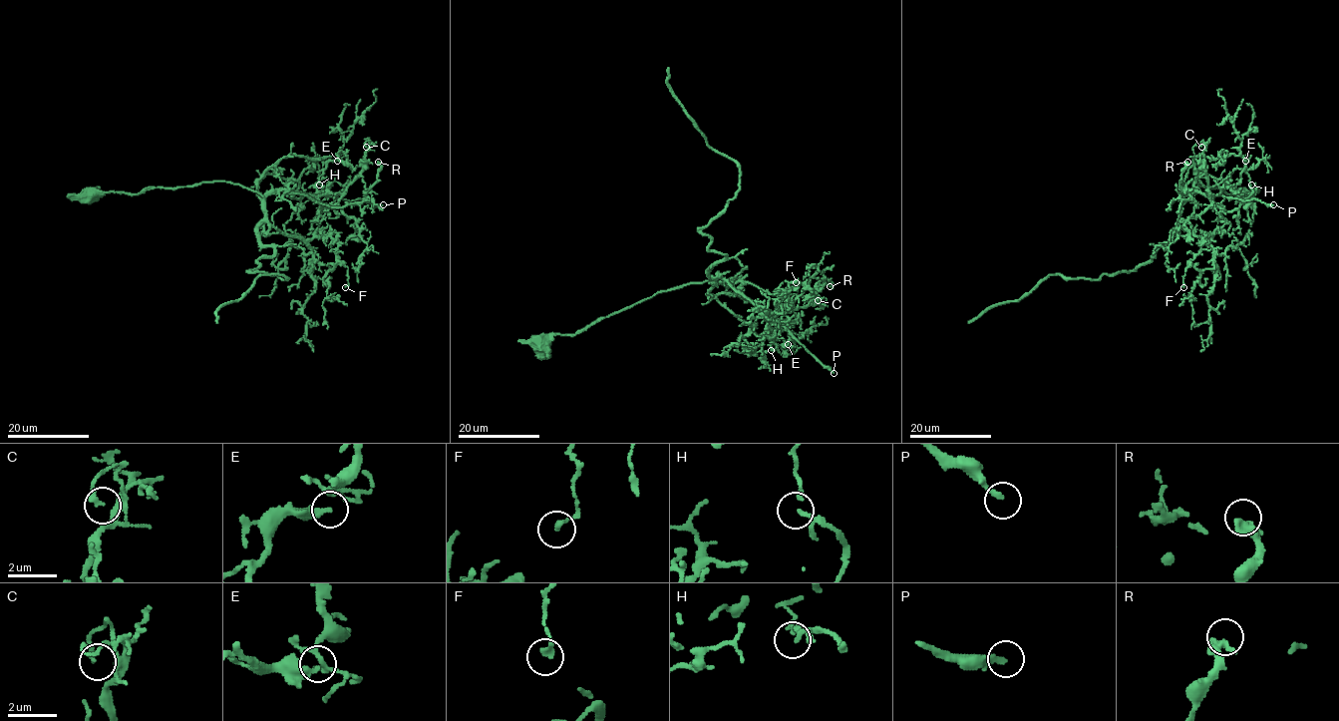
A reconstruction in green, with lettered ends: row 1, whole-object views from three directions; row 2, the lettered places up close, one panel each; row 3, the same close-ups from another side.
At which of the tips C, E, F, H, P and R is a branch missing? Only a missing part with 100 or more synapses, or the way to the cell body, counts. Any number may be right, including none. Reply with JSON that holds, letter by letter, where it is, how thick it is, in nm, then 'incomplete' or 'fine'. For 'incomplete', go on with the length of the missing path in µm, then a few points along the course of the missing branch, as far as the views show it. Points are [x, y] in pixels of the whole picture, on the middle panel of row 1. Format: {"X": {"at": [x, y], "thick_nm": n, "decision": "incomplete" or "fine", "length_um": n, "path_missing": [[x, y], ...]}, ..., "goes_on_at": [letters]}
{"C": {"at": [818, 300], "thick_nm": 190, "decision": "fine"}, "E": {"at": [788, 344], "thick_nm": 190, "decision": "fine"}, "F": {"at": [796, 282], "thick_nm": 200, "decision": "fine"}, "H": {"at": [771, 350], "thick_nm": 100, "decision": "fine"}, "P": {"at": [834, 373], "thick_nm": 240, "decision": "fine"}, "R": {"at": [830, 286], "thick_nm": 420, "decision": "fine"}, "goes_on_at": []}

